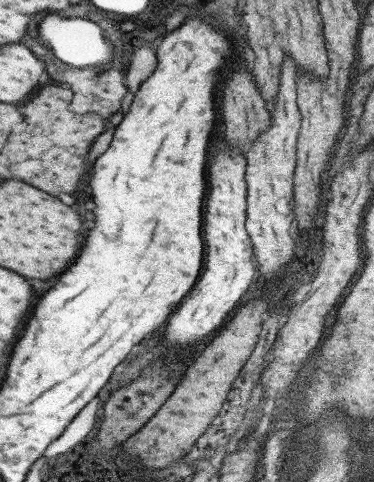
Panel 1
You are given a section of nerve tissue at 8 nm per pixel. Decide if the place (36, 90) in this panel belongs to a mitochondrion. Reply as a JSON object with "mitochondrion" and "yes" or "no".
{"mitochondrion":"no"}

